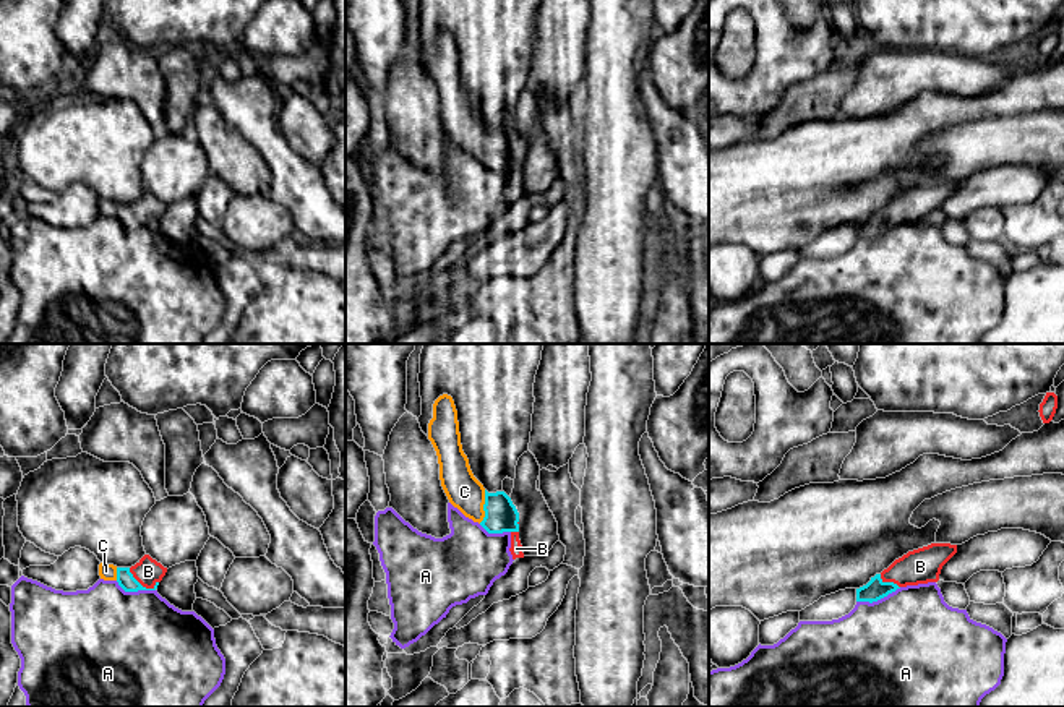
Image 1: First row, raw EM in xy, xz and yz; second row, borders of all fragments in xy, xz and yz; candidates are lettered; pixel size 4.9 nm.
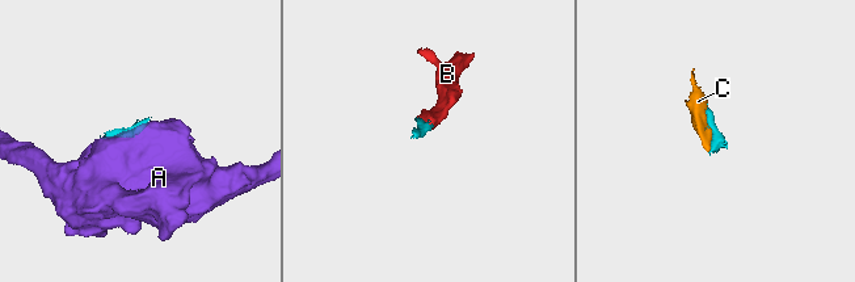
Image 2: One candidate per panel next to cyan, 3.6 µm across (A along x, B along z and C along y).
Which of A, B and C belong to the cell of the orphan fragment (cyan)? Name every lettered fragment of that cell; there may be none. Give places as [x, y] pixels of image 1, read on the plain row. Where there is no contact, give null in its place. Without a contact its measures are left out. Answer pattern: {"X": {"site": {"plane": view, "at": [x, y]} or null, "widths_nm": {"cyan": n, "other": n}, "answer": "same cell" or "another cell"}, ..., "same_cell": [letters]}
{"A": {"site": {"plane": "yz", "at": [878, 235]}, "widths_nm": {"cyan": 100, "other": 480}, "answer": "another cell"}, "B": {"site": {"plane": "xy", "at": [140, 221]}, "widths_nm": {"cyan": 90, "other": 140}, "answer": "same cell"}, "C": {"site": {"plane": "xz", "at": [484, 143]}, "widths_nm": {"cyan": 160, "other": 180}, "answer": "same cell"}, "same_cell": ["B", "C"]}

